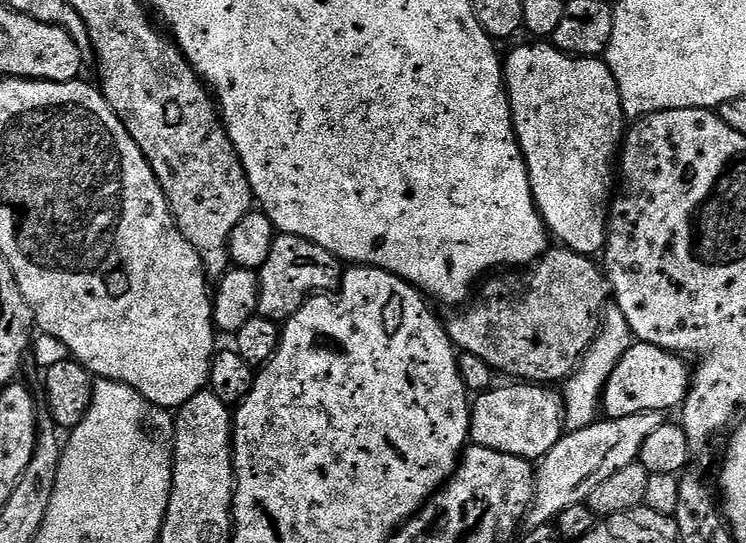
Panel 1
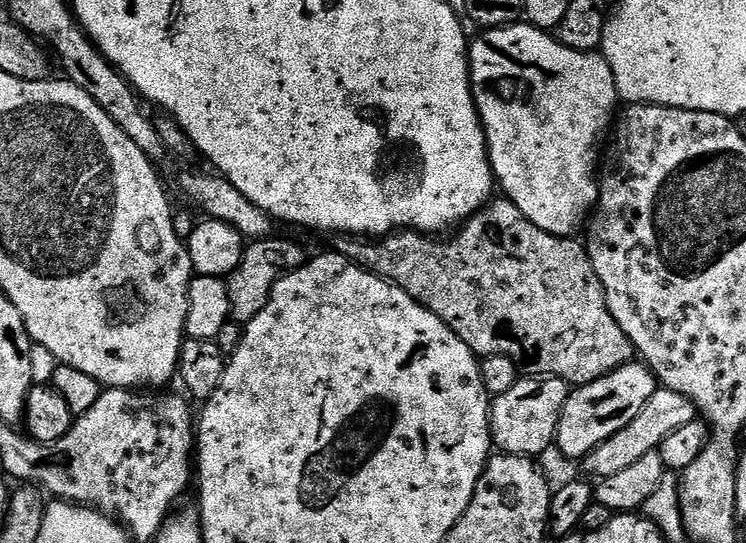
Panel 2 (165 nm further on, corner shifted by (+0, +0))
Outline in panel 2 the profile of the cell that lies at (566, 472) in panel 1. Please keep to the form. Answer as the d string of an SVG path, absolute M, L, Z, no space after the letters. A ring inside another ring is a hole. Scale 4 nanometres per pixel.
M657 387L650 402L642 406L642 414L638 414L638 418L634 418L630 426L618 430L614 438L606 438L606 442L602 442L590 455L584 457L582 467L589 472L587 473L589 477L596 476L597 481L610 478L614 474L621 473L622 470L629 469L634 462L638 462L638 458L646 458L646 454L657 451L661 442L670 438L674 430L686 426L686 422L697 419L697 416L696 407L692 405L690 398L682 394L674 394L674 390L666 387Z

